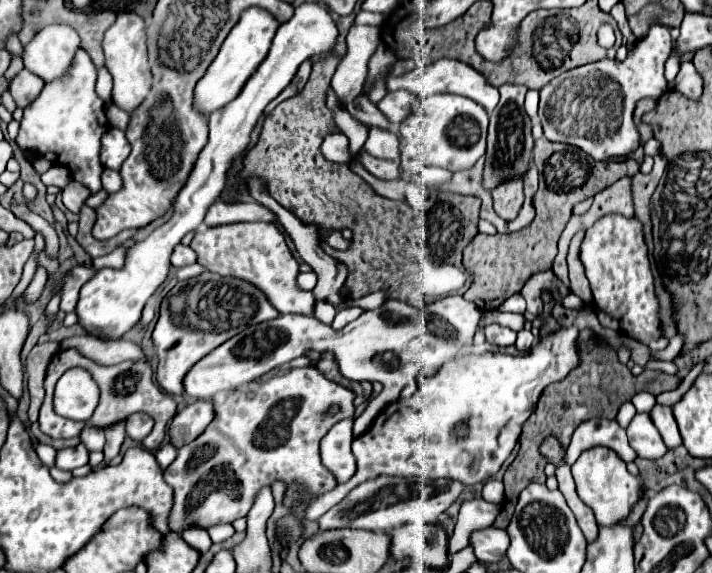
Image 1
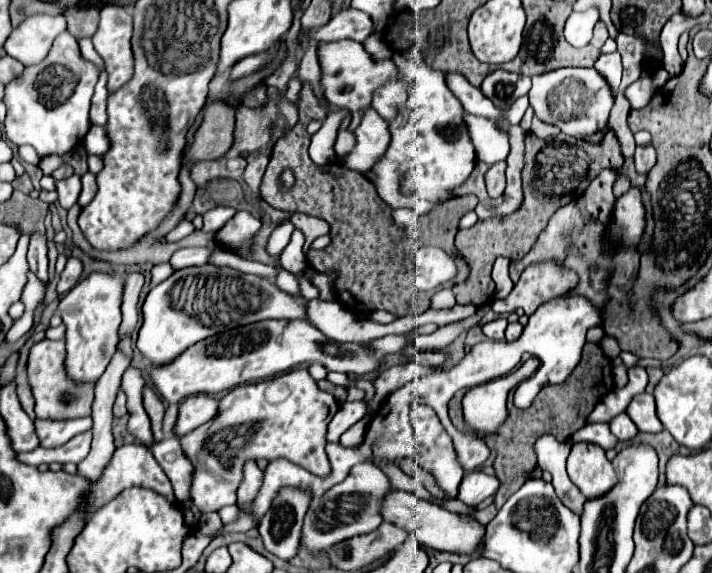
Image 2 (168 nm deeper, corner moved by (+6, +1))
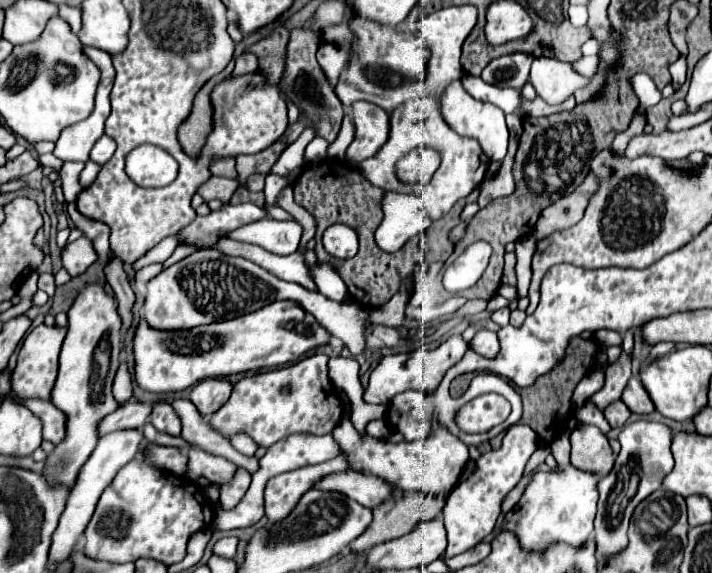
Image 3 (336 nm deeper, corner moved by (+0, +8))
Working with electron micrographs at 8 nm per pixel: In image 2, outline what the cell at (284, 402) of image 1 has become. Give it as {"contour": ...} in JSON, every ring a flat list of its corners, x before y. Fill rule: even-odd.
{"contour":[[292,369,284,375,278,375,274,379,268,381,256,381,256,383,244,383,234,387,232,391,228,391,218,405,218,413,212,421,200,425,198,429,190,431,188,435,180,437,180,445,184,455,190,459,190,463,194,465,194,473,192,473,192,489,190,489,190,499,192,503,202,511,202,513,210,513,210,511,220,511,226,505,237,504,237,491,242,477,244,477,244,463,246,461,258,461,258,459,266,459,266,461,276,461,276,459,288,459,300,467,304,467,306,471,310,471,316,477,328,477,332,467,328,461,328,455,324,451,326,441,324,441,324,433,328,427,328,421,336,415,338,411,338,403,336,399,318,389,316,381,308,375,306,369],[280,387,288,387,288,397,284,401,270,401,264,393,278,393]]}

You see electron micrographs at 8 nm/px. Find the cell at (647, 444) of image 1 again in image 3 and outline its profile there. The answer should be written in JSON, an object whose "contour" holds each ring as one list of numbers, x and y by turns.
{"contour":[[622,400,612,402,612,404,608,404,608,406,604,408,604,418,608,420,608,424,610,424,612,428,622,428,622,426,626,424,628,416,630,416,630,410,626,408,626,404,624,404]]}

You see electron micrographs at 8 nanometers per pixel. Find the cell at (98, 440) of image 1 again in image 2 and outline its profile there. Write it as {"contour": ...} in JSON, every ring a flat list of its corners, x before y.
{"contour":[[70,419,70,421,36,421,38,437,42,447,60,447,68,443,76,433,86,433,92,429,92,419]]}

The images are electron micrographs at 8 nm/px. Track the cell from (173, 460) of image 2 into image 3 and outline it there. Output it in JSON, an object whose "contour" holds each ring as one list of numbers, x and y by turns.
{"contour":[[196,446,188,450,188,478,198,480,200,476,206,476,210,482,230,482,236,474,238,466,222,456,208,454]]}

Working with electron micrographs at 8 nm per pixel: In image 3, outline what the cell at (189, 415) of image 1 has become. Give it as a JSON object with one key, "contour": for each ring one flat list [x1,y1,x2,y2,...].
{"contour":[[206,378,206,380,200,380,192,388,190,400,198,408,198,412,208,418,230,398,230,392,232,392,232,384,228,380,224,380,224,378]]}

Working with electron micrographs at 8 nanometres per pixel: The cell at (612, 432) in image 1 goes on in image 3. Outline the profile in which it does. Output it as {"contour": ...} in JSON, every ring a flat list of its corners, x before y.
{"contour":[[586,400,586,404,584,404,582,408,578,408,578,410,574,412,574,416,576,416,580,422,584,422,584,424,594,424,594,426,598,426,604,434,610,430,604,414,602,414,590,400]]}

